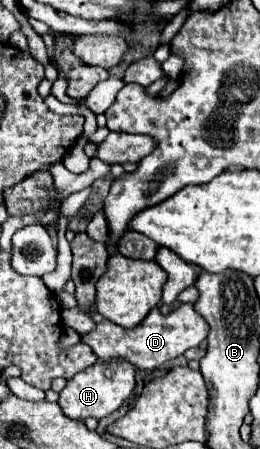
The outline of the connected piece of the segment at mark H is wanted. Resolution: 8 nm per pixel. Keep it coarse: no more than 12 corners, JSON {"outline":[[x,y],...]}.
{"outline":[[131,363],[91,365],[67,381],[59,405],[71,419],[103,419],[135,387]]}

